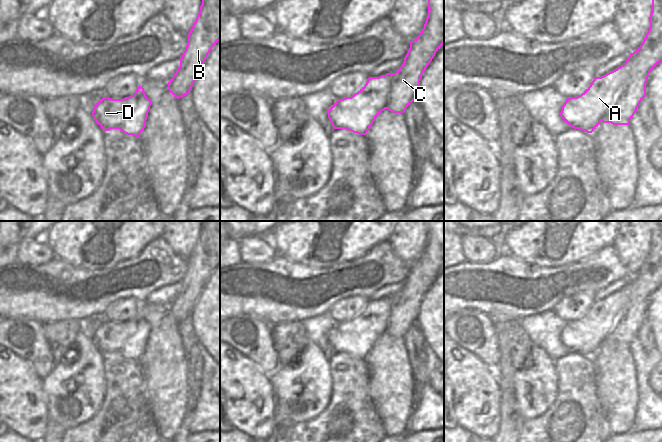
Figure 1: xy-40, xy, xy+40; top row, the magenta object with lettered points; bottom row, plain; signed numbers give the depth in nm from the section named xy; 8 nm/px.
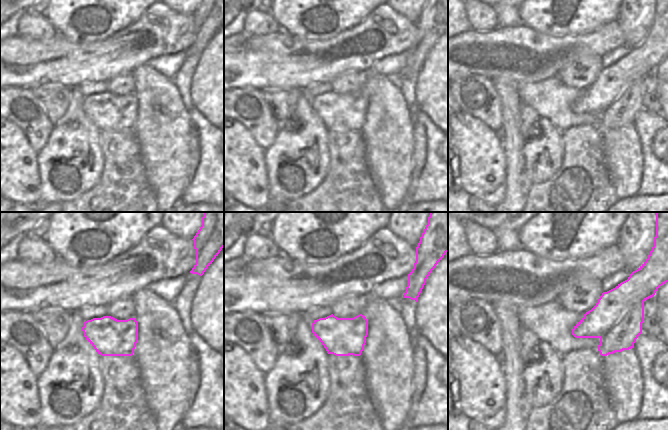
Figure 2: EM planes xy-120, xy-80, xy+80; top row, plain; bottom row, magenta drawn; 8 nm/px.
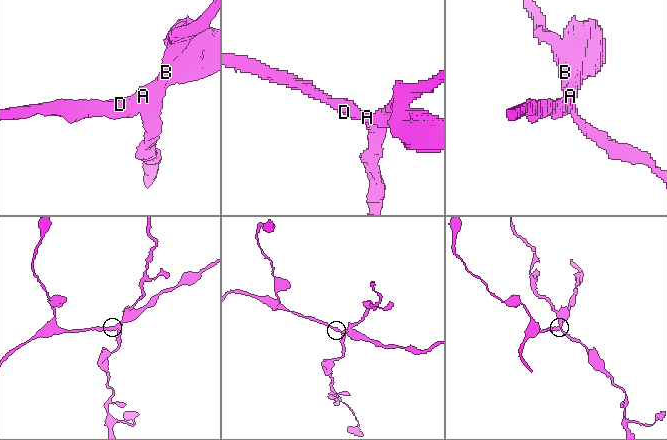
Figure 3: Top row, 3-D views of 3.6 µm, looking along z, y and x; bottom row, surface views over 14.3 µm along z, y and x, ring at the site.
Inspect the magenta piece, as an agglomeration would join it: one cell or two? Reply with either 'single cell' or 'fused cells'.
fused cells

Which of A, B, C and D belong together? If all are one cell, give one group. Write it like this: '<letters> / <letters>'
A D / B C

